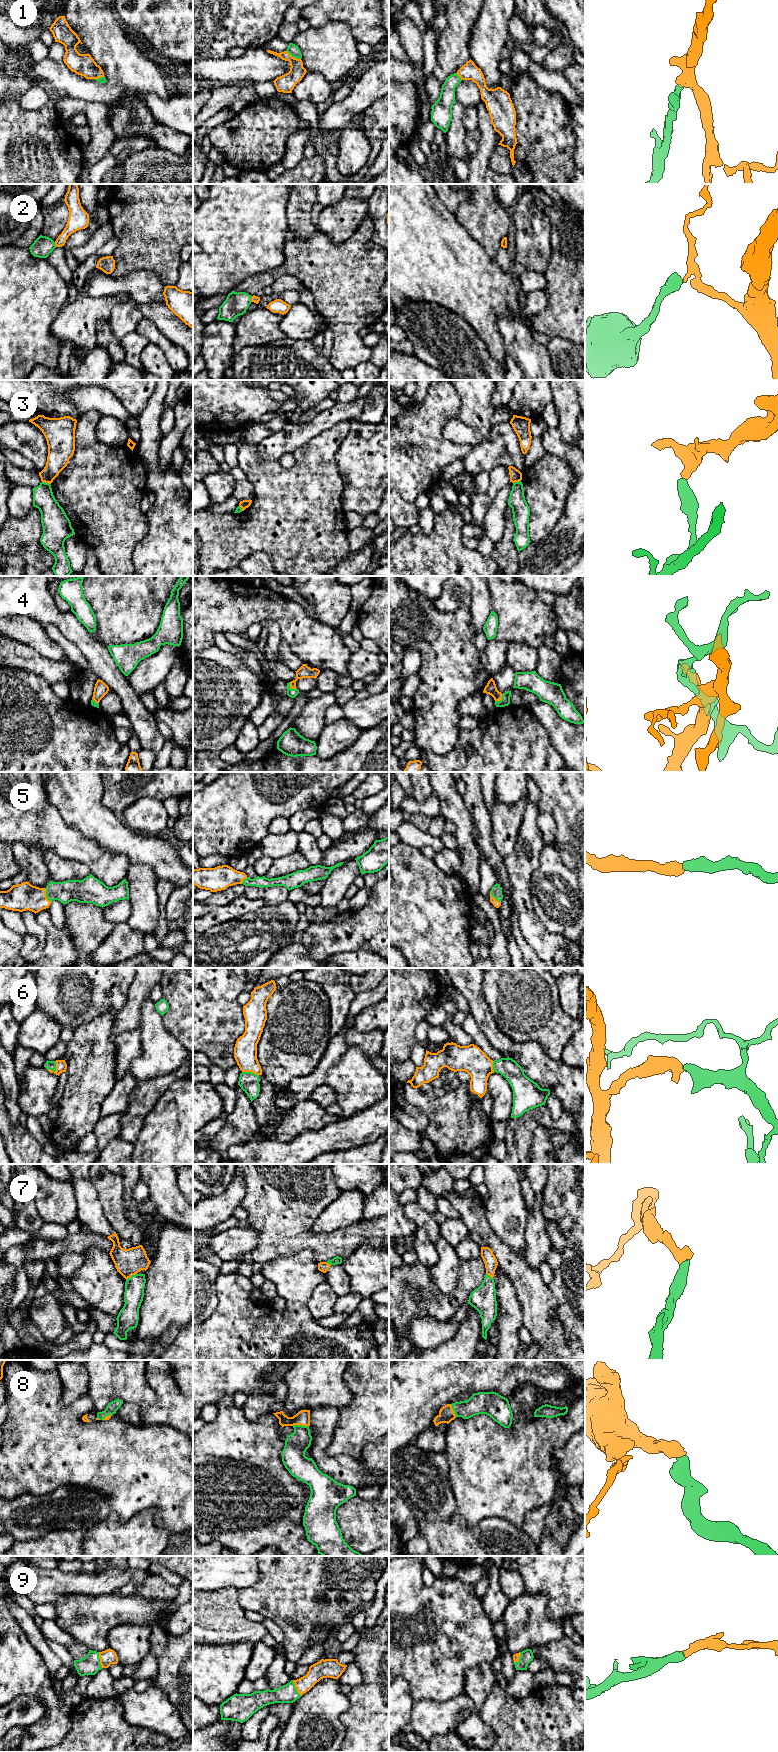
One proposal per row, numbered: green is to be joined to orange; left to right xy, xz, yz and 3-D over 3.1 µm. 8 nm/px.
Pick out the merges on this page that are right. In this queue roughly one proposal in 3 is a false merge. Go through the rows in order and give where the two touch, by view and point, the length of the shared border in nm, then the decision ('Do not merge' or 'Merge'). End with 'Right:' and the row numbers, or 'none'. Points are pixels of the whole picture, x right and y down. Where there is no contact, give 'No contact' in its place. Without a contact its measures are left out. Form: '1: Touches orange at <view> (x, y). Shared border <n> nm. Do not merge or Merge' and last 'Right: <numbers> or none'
1: Touches orange at xz (293, 57). Shared border 140 nm. Merge
2: Touches orange at xy (55, 244). Shared border 40 nm. Do not merge
3: Touches orange at xy (46, 482). Shared border 70 nm. Do not merge
4: Touches orange at xz (291, 687). Shared border 80 nm. Merge
5: Touches orange at xy (45, 895). Shared border 120 nm. Merge
6: Touches orange at xy (56, 1067). Shared border 100 nm. Merge
7: Touches orange at xy (131, 1275). Shared border 100 nm. Merge
8: Touches orange at xz (300, 1424). Shared border 130 nm. Merge
9: Touches orange at xy (100, 1660). Shared border 130 nm. Merge
Right: 1, 4, 5, 6, 7, 8, 9

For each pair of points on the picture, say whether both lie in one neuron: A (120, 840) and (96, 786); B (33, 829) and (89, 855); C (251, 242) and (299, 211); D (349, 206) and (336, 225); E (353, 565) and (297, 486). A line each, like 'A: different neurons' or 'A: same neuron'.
A: same neuron
B: same neuron
C: different neurons
D: same neuron
E: different neurons

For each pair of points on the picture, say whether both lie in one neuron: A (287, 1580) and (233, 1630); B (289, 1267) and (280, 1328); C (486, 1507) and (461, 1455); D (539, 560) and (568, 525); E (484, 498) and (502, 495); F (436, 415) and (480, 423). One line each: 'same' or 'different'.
A: different
B: same
C: same
D: same
E: different
F: different

